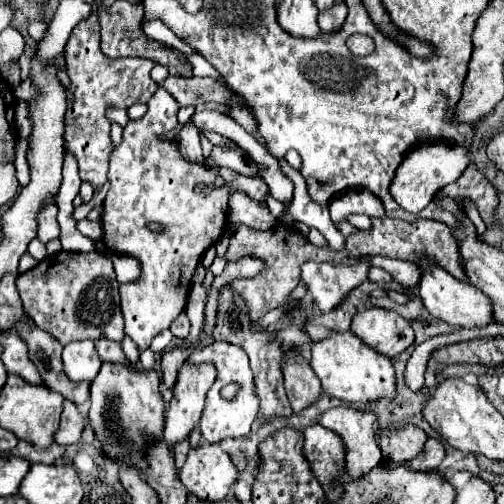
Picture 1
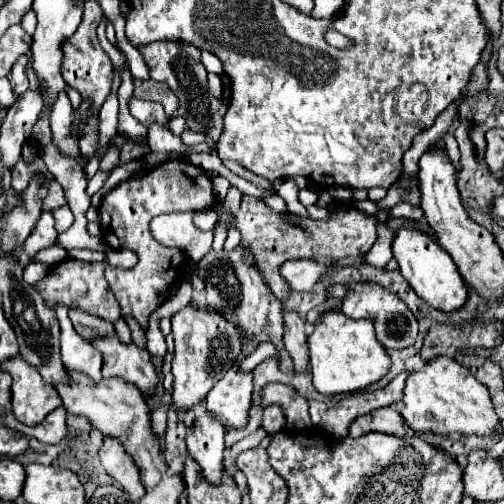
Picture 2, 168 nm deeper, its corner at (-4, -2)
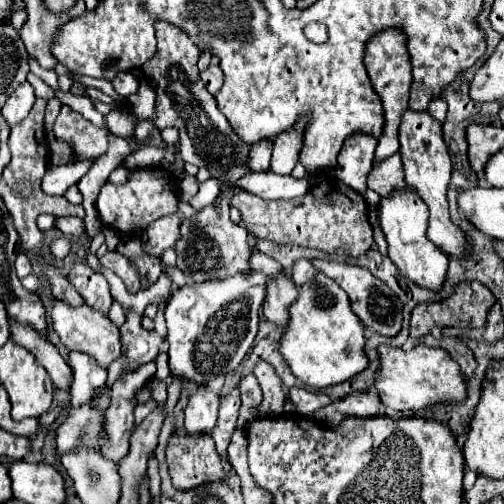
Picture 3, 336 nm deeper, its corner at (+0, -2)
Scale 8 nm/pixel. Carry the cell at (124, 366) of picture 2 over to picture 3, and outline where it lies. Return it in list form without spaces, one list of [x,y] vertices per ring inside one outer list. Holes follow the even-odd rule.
[[[56,300],[54,308],[52,308],[52,322],[54,322],[54,330],[58,332],[62,344],[68,350],[80,350],[80,352],[88,352],[90,356],[94,356],[98,360],[98,364],[102,368],[108,368],[112,364],[112,360],[120,358],[124,354],[122,350],[122,336],[118,326],[114,326],[108,316],[88,308],[86,304],[80,308],[72,308],[66,302]]]

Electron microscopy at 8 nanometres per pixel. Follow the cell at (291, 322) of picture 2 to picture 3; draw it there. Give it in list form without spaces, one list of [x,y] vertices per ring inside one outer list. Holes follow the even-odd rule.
[[[282,274],[268,284],[268,292],[266,292],[266,298],[264,298],[262,312],[276,326],[286,326],[288,316],[290,316],[288,310],[290,310],[290,306],[296,298],[298,298],[296,284],[292,284],[286,278],[286,274]]]

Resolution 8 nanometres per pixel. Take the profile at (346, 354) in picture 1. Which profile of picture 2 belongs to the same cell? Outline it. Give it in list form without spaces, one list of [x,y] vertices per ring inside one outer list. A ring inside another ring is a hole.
[[[328,310],[308,336],[308,356],[312,384],[320,394],[356,392],[368,384],[380,380],[390,370],[390,358],[378,344],[372,322],[354,320],[342,314],[342,310]]]

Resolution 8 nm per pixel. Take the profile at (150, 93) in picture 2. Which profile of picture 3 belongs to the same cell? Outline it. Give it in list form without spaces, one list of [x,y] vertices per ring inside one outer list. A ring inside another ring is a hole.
[[[120,72],[120,74],[112,80],[112,84],[114,84],[114,90],[116,90],[120,96],[132,96],[132,94],[138,92],[138,86],[140,86],[132,72]]]

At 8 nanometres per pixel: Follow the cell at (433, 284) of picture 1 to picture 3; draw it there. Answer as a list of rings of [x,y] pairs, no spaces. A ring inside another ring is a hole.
[[[410,188],[406,192],[398,190],[390,198],[380,198],[380,228],[388,242],[388,256],[400,274],[420,288],[440,292],[448,272],[448,256],[440,252],[432,242],[428,242],[428,208]]]

